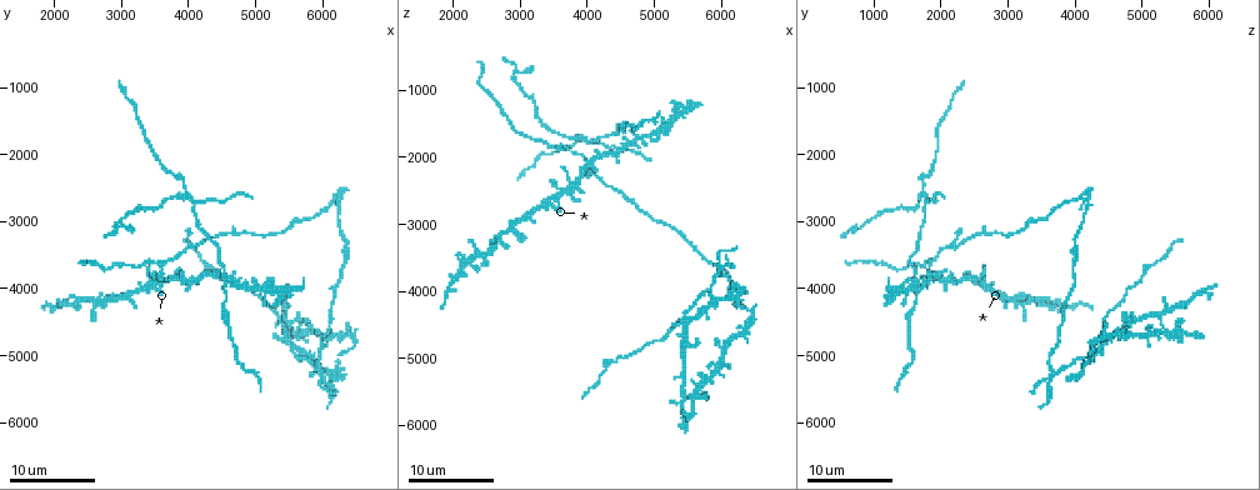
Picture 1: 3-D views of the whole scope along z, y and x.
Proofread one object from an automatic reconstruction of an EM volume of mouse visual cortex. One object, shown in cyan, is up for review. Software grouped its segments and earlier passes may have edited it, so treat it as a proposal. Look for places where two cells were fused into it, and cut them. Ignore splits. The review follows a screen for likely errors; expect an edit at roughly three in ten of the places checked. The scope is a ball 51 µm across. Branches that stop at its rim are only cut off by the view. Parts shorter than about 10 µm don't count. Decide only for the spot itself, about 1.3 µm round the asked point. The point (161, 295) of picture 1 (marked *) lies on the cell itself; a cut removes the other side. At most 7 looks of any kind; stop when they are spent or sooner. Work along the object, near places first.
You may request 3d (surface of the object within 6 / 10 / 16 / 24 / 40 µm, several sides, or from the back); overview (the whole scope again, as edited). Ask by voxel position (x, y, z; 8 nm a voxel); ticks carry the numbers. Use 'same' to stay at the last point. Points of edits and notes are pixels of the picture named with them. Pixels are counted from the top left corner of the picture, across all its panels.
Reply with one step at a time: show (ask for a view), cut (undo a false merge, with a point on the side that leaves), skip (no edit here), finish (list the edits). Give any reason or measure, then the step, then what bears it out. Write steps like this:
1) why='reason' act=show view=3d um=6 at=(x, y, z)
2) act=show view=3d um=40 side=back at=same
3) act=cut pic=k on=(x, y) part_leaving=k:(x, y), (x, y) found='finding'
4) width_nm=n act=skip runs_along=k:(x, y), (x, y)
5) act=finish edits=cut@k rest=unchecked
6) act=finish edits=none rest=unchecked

why='four arms meet' act=show view=3d um=16 at=(3750, 3850, 2400)

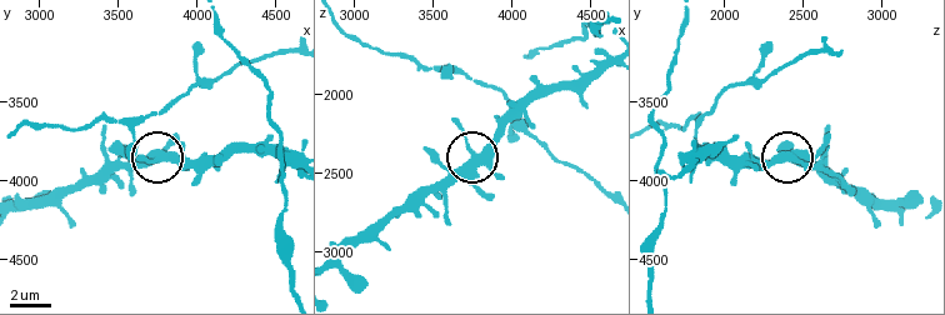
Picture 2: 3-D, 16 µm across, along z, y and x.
act=skip runs_along=2:(450, 223), (446, 183), (519, 114) found='all the same cell'

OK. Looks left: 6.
why='three arms meet' act=show view=3d um=10 at=(3950, 2600, 1700)

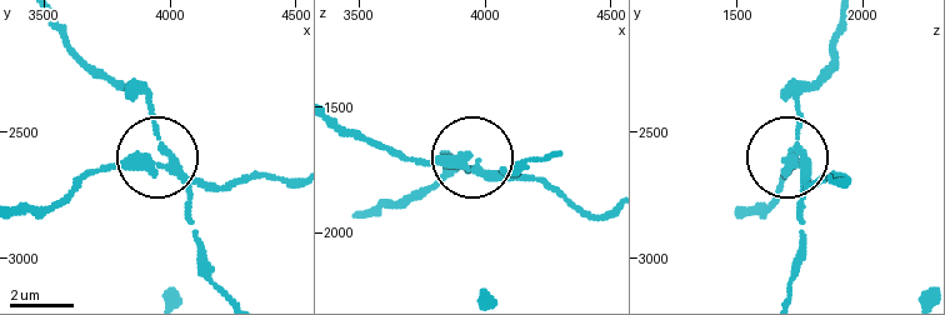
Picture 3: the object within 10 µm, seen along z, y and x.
act=cut pic=3 on=(134, 154) part_leaving=3:(173, 173), (111, 164), (55, 201), (23, 204) found='two cells meet here'

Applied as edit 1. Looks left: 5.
act=show view=3d um=10 at=(5550, 4850, 4400)

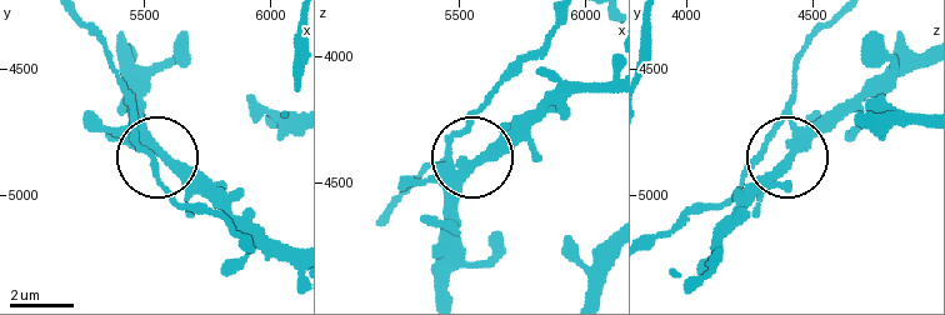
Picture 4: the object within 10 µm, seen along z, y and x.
width_nm=350 act=cut pic=4 on=(464, 128) part_leaving=4:(450, 168), (450, 149), (471, 116), (553, 25) found='a second cell is stuck on'

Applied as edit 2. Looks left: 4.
act=finish edits=cut@3,cut@4 rest=unchecked

